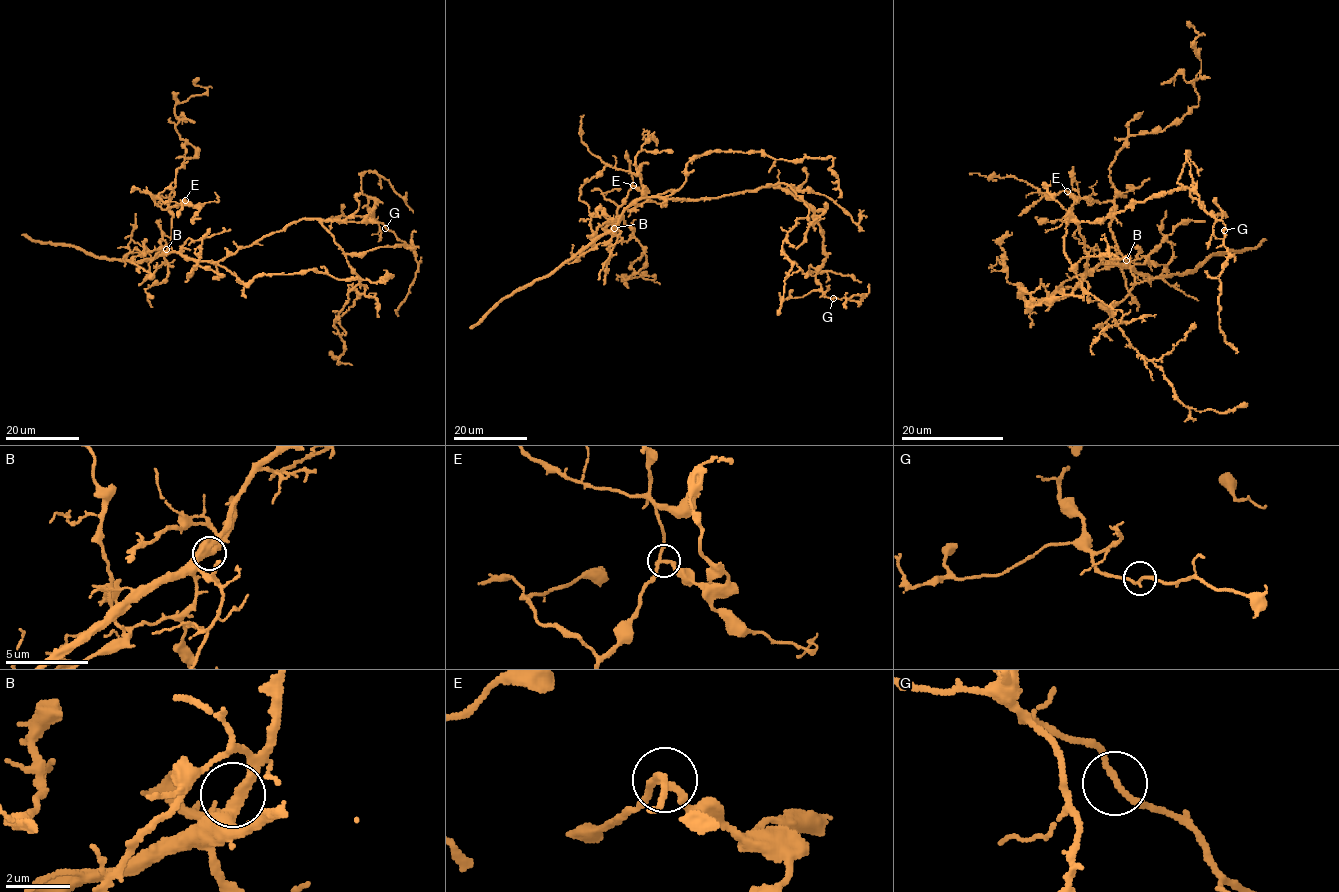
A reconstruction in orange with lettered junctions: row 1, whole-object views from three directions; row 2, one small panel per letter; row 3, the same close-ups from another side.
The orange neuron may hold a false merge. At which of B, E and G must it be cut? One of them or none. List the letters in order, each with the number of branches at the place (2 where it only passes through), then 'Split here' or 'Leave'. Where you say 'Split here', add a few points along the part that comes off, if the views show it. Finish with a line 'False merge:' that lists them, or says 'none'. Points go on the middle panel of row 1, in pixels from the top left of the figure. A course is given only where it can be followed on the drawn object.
B: Branches: 2. Leave
E: Branches: 3. Leave
G: Branches: 2. Leave
False merge: none

